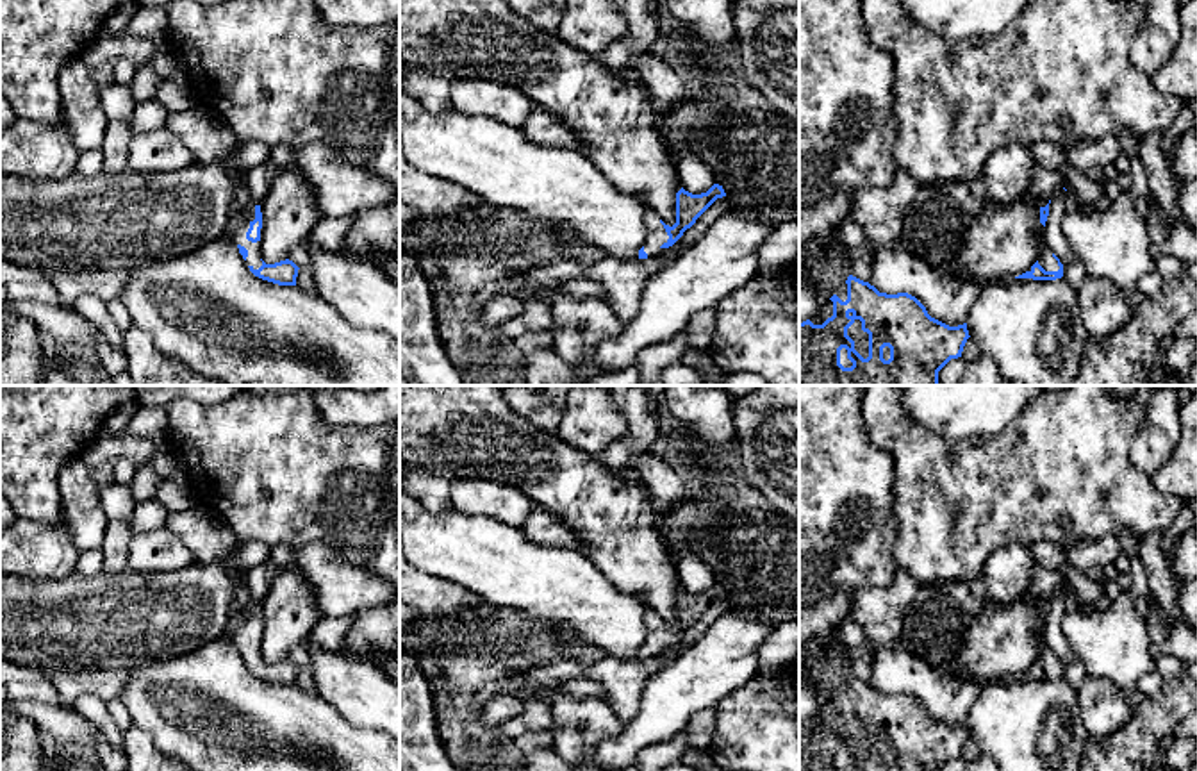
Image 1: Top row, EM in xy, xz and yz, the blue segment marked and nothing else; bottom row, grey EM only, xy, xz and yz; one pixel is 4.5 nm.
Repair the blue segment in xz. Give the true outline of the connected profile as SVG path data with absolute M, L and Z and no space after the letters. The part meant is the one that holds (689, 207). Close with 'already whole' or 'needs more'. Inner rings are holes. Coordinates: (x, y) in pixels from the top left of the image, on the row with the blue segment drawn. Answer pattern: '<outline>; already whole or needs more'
M714 184L706 193L692 195L683 187L676 193L676 223L665 225L656 212L646 211L646 243L639 259L655 257L662 248L673 246L687 228L717 200L726 196L722 186Z; needs more

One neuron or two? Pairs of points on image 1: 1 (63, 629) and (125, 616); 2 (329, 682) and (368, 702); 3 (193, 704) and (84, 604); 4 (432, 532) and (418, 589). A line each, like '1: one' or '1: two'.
1: one
2: one
3: two
4: two

